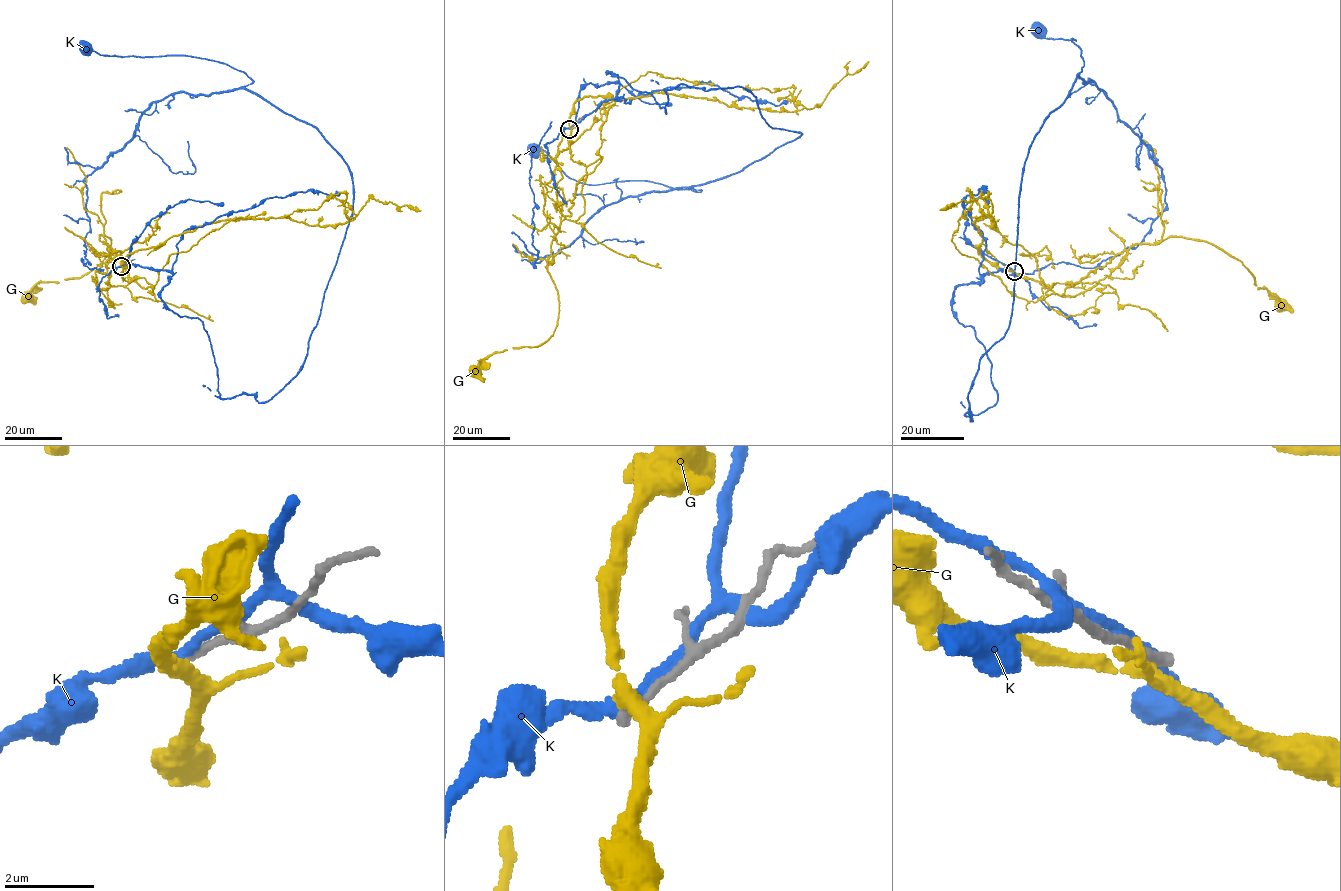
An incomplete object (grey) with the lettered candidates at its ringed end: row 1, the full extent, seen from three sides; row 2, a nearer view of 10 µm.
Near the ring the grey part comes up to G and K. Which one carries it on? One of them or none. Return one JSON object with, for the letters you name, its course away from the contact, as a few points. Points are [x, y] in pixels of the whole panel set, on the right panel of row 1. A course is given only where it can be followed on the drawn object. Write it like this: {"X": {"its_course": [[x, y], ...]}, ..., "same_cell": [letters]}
{"same_cell": []}

